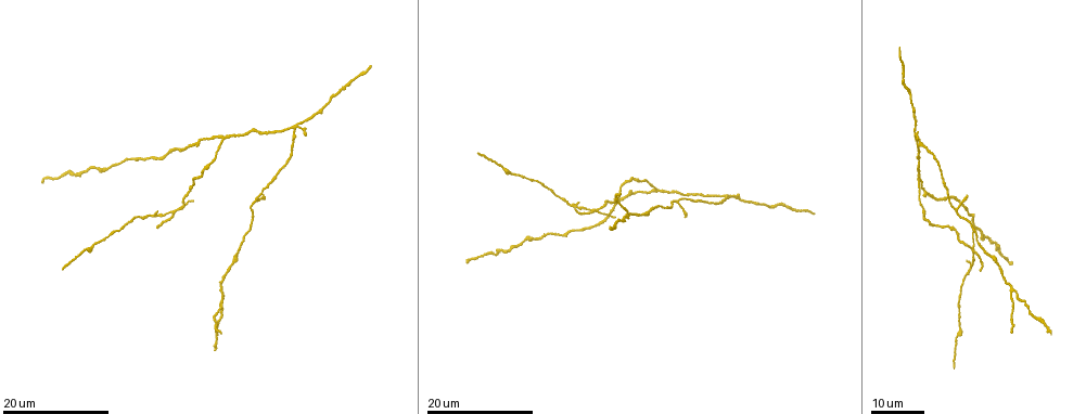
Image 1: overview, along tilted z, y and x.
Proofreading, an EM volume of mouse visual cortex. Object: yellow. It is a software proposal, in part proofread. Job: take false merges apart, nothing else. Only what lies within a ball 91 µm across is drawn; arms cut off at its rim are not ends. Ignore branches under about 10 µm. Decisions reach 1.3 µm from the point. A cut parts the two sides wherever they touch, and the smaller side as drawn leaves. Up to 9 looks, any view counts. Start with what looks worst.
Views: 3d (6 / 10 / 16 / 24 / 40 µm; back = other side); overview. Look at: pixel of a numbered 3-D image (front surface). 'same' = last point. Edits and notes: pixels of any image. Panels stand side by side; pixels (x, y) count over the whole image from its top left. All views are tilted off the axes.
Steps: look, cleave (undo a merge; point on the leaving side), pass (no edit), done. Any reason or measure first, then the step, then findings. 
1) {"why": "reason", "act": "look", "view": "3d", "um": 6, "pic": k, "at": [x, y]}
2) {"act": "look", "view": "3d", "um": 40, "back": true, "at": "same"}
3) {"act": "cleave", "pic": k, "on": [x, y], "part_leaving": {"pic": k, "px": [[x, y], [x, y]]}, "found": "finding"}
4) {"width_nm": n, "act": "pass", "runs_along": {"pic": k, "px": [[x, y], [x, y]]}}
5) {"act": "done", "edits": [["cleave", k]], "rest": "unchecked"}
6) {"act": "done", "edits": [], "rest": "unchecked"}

{"why": "looks like a crossing", "act": "look", "view": "3d", "um": 24, "pic": 1, "at": [295, 130]}

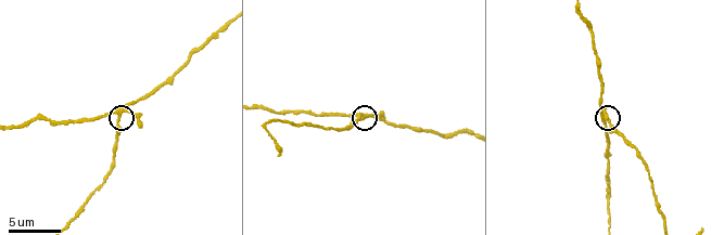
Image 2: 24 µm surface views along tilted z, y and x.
{"act": "look", "view": "3d", "um": 6, "pic": 2, "at": [120, 111]}

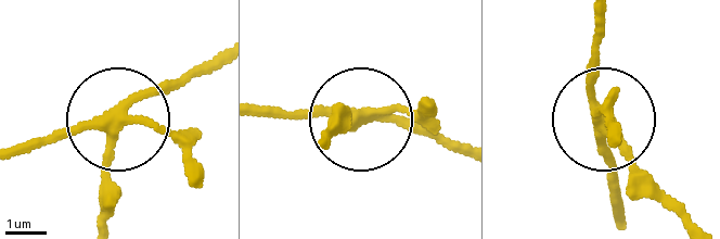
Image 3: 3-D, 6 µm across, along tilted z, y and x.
{"act": "pass", "runs_along": {"pic": 3, "px": [[618, 211], [586, 82], [598, 28]]}, "found": "continuous, no second cell"}

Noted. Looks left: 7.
{"why": "a fork", "act": "look", "view": "3d", "um": 10, "pic": 2, "at": [606, 199]}

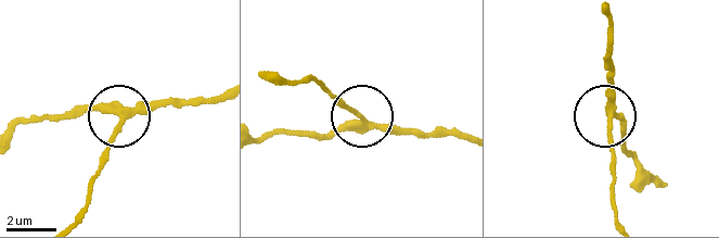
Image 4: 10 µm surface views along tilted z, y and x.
{"why": "closer look", "act": "look", "view": "3d", "um": 6, "pic": 4, "at": [124, 115]}

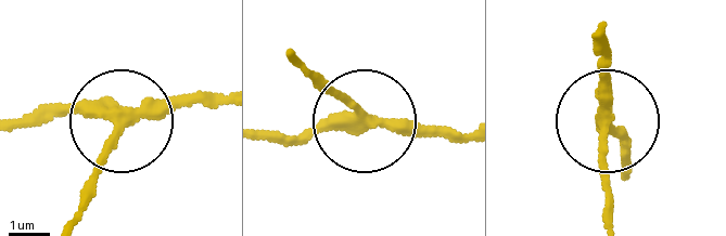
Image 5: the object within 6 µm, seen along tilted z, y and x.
{"act": "pass", "runs_along": {"pic": 5, "px": [[459, 144], [352, 118], [260, 138]]}, "found": "one cell here"}

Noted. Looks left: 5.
{"why": "side arm on a straight run", "act": "look", "view": "3d", "um": 24, "pic": 1, "at": [197, 141]}

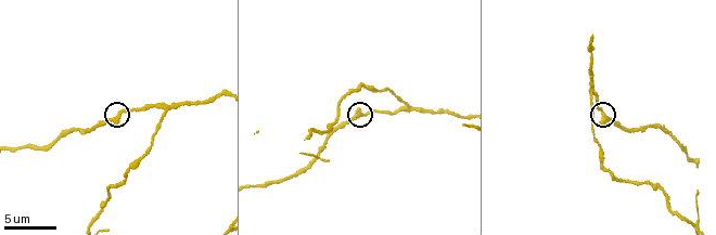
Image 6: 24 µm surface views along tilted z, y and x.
{"act": "look", "view": "3d", "um": 6, "pic": 6, "at": [363, 116]}

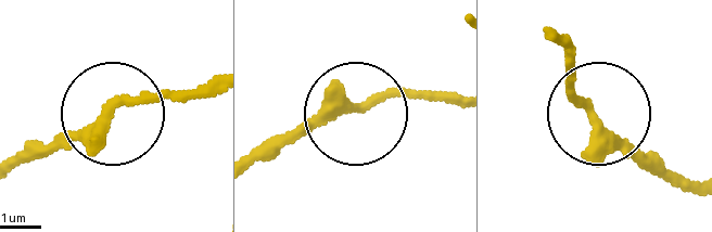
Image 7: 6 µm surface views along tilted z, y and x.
{"arms": 3, "act": "pass", "runs_along": {"pic": 7, "px": [[459, 98], [376, 98], [312, 121], [261, 163]]}, "found": "continuous, no second cell"}

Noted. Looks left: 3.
{"why": "calibre changes", "act": "look", "view": "3d", "um": 16, "pic": 1, "at": [70, 174]}

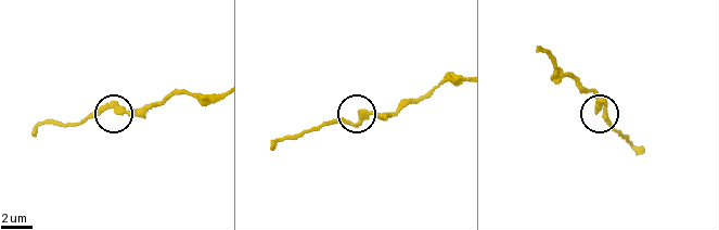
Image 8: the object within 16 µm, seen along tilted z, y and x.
{"act": "look", "view": "3d", "um": 6, "pic": 8, "at": [360, 117]}

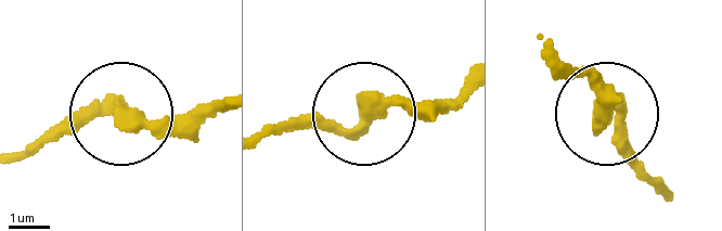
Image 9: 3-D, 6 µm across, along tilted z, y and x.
{"width_nm": 360, "act": "pass", "runs_along": {"pic": 9, "px": [[219, 101], [170, 120], [89, 112], [21, 154]]}, "found": "all the same cell"}

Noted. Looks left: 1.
{"act": "done", "edits": [], "rest": "unchecked"}

